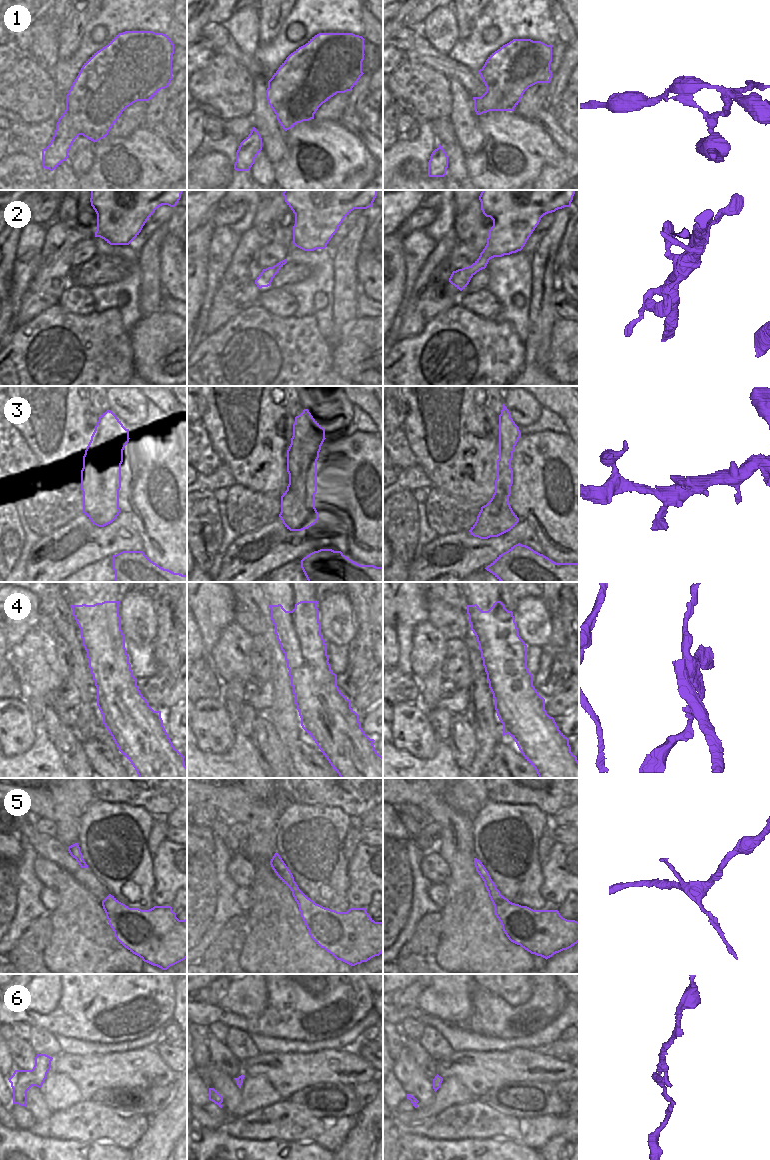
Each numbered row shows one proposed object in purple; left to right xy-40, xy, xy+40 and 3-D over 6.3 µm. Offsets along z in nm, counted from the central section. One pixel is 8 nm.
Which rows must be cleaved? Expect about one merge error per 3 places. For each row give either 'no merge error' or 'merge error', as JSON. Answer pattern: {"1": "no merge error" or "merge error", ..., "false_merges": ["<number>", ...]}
{"1": "merge error", "2": "merge error", "3": "no merge error", "4": "merge error", "5": "merge error", "6": "no merge error", "false_merges": ["1", "2", "4", "5"]}

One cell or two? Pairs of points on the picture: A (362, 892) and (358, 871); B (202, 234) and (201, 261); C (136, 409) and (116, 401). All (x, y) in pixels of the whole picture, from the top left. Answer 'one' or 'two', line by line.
A: one
B: one
C: one

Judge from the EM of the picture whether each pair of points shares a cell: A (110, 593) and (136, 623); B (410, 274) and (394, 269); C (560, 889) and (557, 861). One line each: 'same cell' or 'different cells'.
A: different cells
B: different cells
C: same cell

